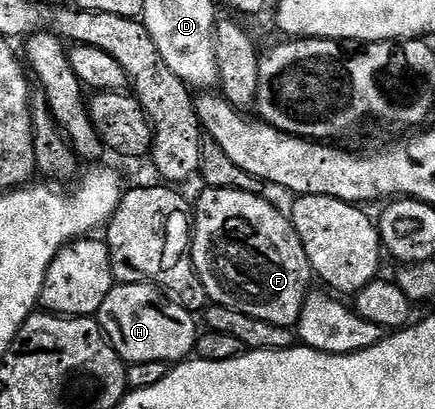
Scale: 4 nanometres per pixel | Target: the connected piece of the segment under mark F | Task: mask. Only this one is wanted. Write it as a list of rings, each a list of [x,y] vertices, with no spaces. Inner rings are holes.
[[[206,188],[203,193],[203,196],[198,200],[198,204],[196,200],[196,207],[192,212],[190,256],[194,259],[194,269],[200,278],[200,282],[204,282],[204,290],[207,297],[220,306],[228,306],[232,310],[240,310],[240,314],[248,314],[252,318],[264,318],[264,322],[272,322],[276,326],[293,329],[298,323],[300,310],[304,306],[308,293],[311,291],[310,280],[312,281],[312,273],[308,262],[308,254],[304,254],[304,242],[300,242],[300,234],[296,234],[294,224],[289,216],[285,216],[274,209],[262,195],[248,194],[240,190],[220,190],[219,188]]]

